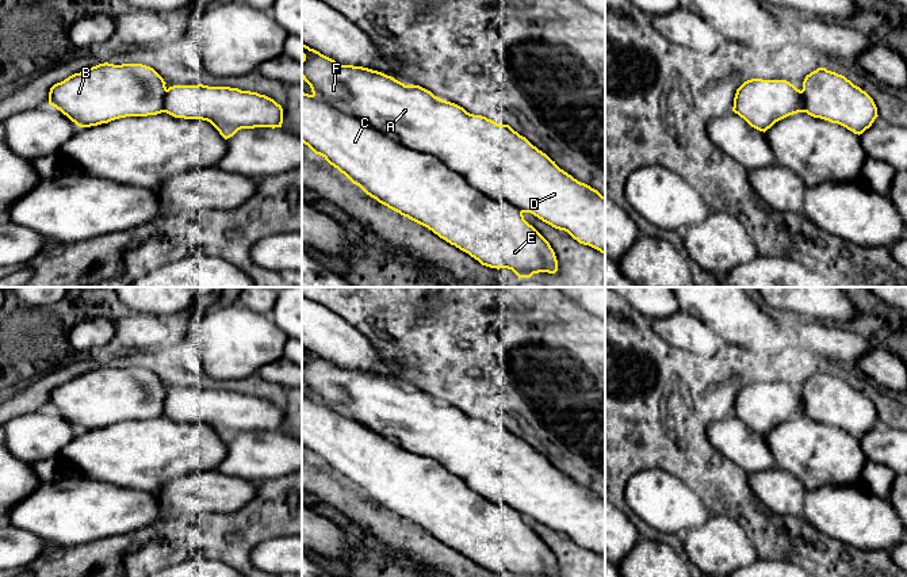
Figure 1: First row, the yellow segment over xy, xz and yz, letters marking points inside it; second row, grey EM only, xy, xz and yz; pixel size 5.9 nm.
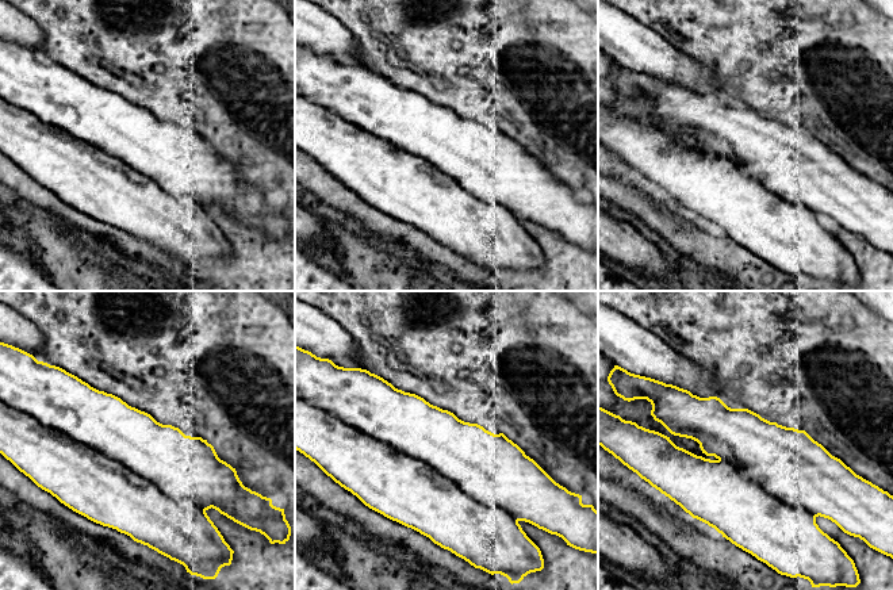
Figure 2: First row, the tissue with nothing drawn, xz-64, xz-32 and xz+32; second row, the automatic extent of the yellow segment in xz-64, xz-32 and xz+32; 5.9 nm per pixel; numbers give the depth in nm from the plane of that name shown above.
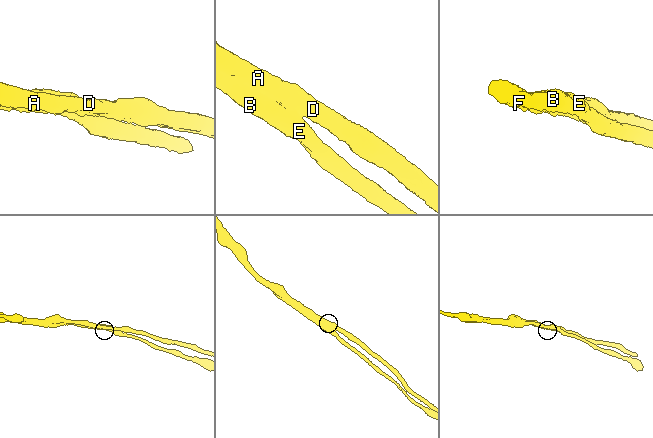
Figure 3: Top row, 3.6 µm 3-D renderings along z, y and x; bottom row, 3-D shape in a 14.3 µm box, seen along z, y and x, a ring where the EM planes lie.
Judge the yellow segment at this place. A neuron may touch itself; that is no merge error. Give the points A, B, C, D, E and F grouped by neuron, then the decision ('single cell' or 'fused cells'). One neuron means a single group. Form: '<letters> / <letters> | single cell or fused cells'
A D F / B C E | fused cells

